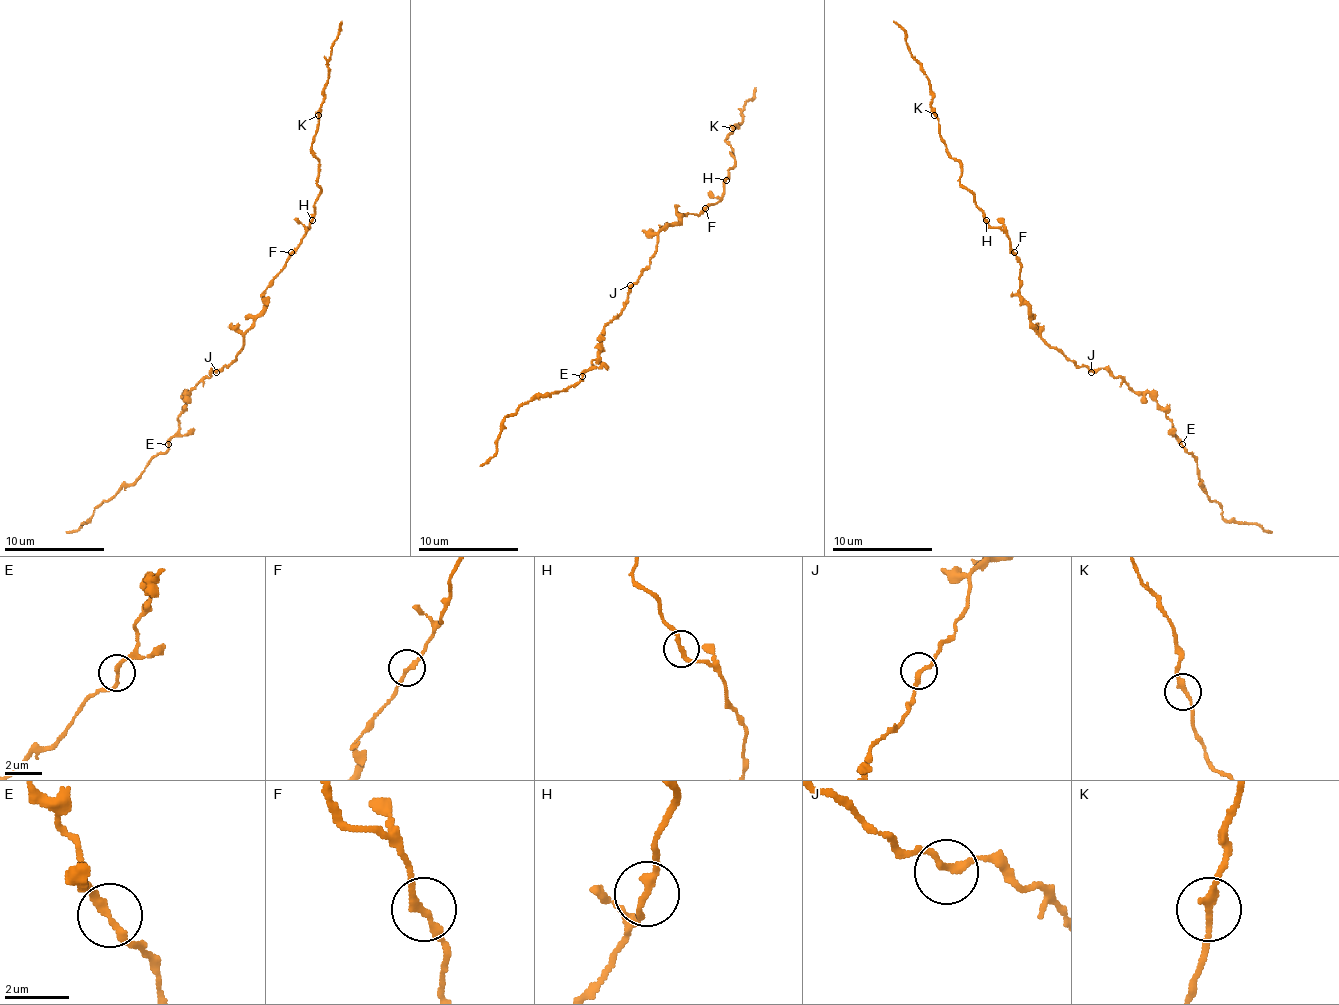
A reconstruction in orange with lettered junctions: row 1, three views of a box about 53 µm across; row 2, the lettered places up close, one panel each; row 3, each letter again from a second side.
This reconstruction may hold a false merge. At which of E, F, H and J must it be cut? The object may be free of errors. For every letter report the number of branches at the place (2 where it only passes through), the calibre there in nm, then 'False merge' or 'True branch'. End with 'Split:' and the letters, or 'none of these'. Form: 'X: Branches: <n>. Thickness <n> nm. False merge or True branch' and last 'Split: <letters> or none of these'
E: Branches: 2. Thickness 220 nm. True branch
F: Branches: 2. Thickness 200 nm. True branch
H: Branches: 2. Thickness 200 nm. False merge
J: Branches: 2. Thickness 200 nm. True branch
Split: H

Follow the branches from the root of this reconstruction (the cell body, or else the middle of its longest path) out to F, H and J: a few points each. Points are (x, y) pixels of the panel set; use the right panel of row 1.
F: (1039, 332), (1031, 322), (1031, 310), (1019, 292), (1021, 265), (1014, 252)
H: (1039, 332), (1031, 322), (1031, 310), (1019, 292), (1021, 265), (1009, 237), (986, 220)
J: (1039, 332), (1051, 347), (1061, 350), (1091, 372)

